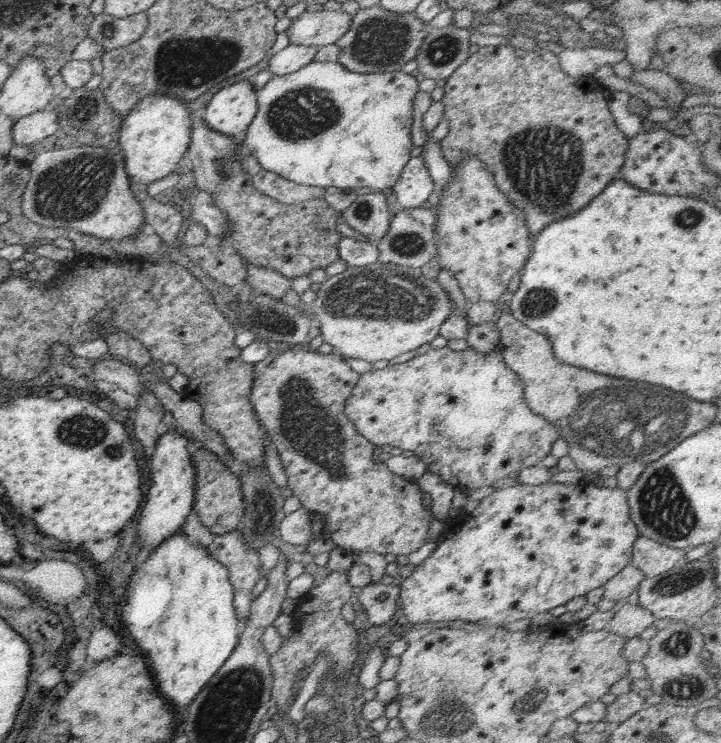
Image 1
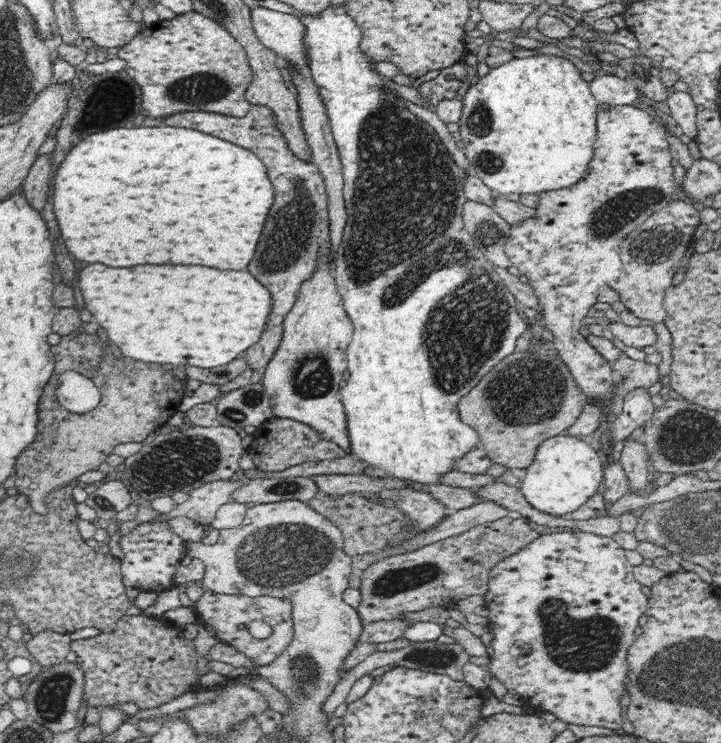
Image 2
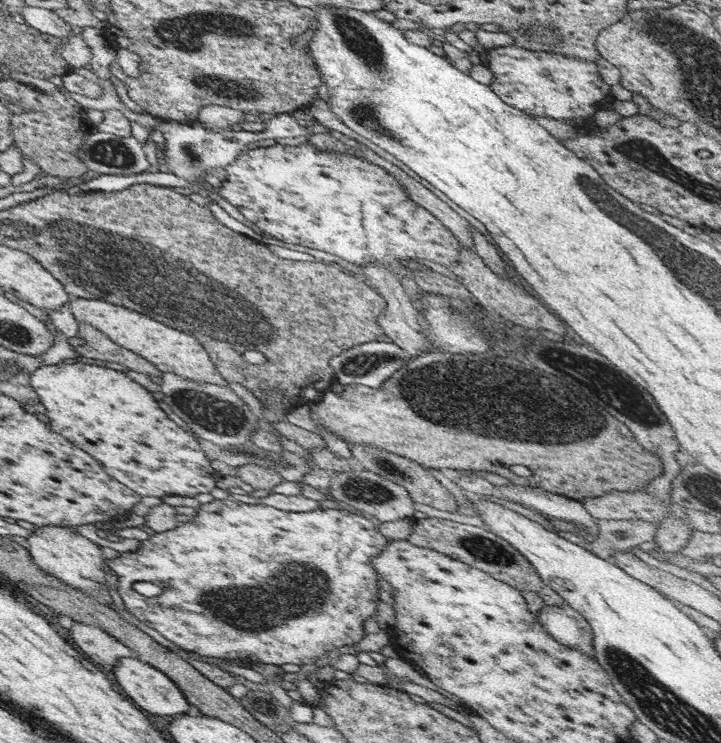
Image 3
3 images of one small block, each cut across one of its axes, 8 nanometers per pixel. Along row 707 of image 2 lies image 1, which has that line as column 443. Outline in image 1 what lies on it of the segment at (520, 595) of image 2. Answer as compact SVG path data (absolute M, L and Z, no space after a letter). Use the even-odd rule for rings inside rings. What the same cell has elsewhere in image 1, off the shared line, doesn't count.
M584 481L579 484L548 483L499 488L498 491L492 492L490 496L482 498L482 502L473 512L461 514L446 523L442 536L444 536L444 540L439 542L434 554L417 566L408 578L404 578L402 584L398 583L400 586L399 608L402 608L403 615L407 618L408 623L426 624L428 622L464 620L465 622L478 624L478 626L504 627L515 620L531 619L540 612L548 612L561 604L565 605L573 598L602 587L616 574L620 574L621 570L632 563L632 549L639 537L639 532L638 528L634 526L634 522L630 520L630 506L628 506L628 492L626 490L622 490L620 487L601 487L593 482Z

